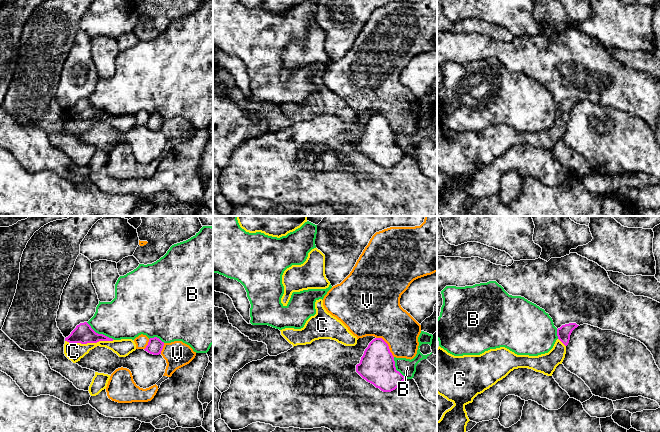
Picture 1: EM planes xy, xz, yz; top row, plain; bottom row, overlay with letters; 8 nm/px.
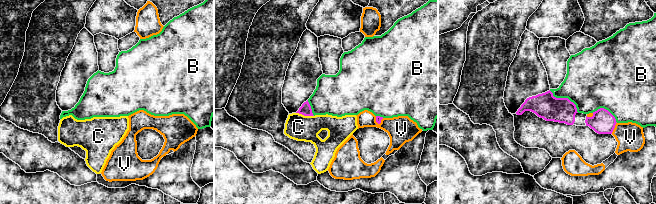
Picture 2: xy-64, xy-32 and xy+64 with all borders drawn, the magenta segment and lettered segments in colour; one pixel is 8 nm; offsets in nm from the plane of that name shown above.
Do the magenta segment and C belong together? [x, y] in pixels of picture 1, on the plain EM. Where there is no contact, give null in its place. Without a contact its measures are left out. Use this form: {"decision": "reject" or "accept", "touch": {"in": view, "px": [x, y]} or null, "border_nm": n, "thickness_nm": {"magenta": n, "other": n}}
{"decision": "accept", "touch": {"in": "xy", "px": [89, 118]}, "border_nm": 400, "thickness_nm": {"magenta": 160, "other": 140}}

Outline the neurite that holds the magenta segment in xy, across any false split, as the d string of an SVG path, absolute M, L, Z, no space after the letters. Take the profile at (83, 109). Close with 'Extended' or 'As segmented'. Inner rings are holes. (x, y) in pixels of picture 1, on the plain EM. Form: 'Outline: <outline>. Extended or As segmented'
Outline: M84 98L77 101L65 114L64 130L76 139L97 122L106 123L119 133L126 133L136 126L136 120L132 115L114 116L96 109L87 98Z. Extended

